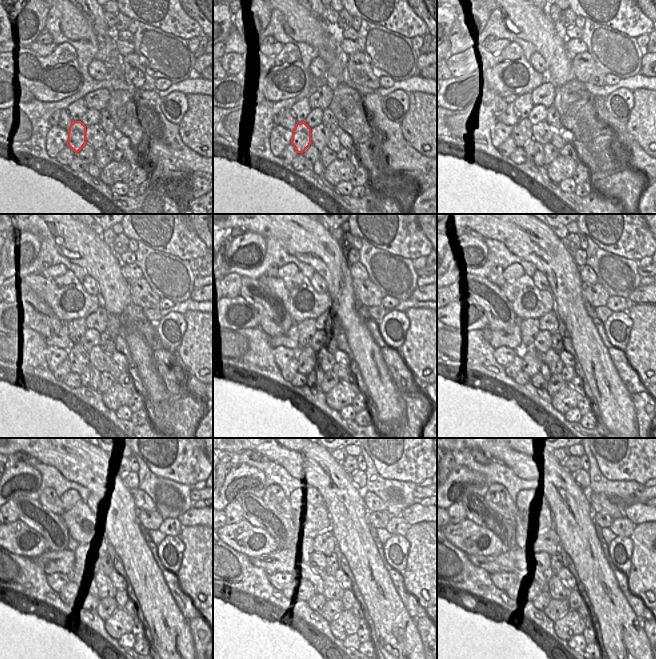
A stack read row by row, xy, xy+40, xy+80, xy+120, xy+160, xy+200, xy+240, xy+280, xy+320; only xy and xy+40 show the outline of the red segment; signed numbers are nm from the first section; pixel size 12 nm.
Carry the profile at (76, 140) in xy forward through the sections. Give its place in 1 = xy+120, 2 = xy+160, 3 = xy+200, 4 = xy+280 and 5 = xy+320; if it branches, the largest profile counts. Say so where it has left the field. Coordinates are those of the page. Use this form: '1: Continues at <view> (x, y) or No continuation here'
1: Continues at xy+120 (78, 356)
2: Continues at xy+160 (306, 356)
3: Continues at xy+200 (532, 360)
4: Continues at xy+280 (311, 589)
5: Continues at xy+320 (531, 594).

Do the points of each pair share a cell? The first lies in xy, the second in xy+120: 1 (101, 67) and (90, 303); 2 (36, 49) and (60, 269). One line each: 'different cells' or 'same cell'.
1: different cells
2: same cell

